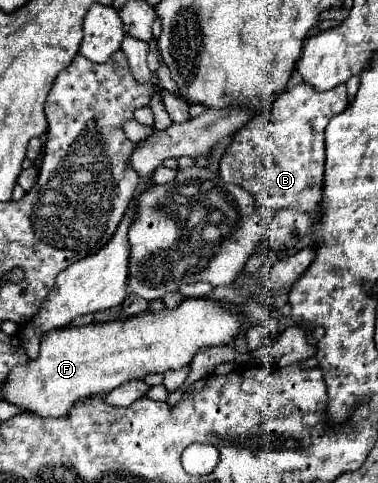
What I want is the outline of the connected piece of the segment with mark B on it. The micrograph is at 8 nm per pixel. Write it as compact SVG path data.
M306 83L286 89L278 95L270 117L256 115L246 123L246 127L236 131L220 159L220 177L226 183L250 191L262 207L274 211L294 207L296 211L306 211L318 219L326 165L324 129L328 119L342 113L344 107L348 107L346 85L338 85L324 93L306 87Z

